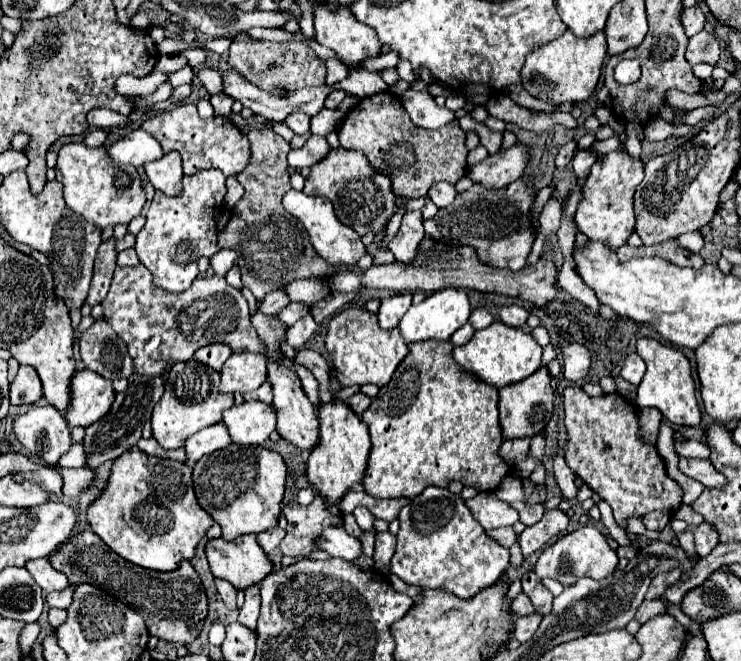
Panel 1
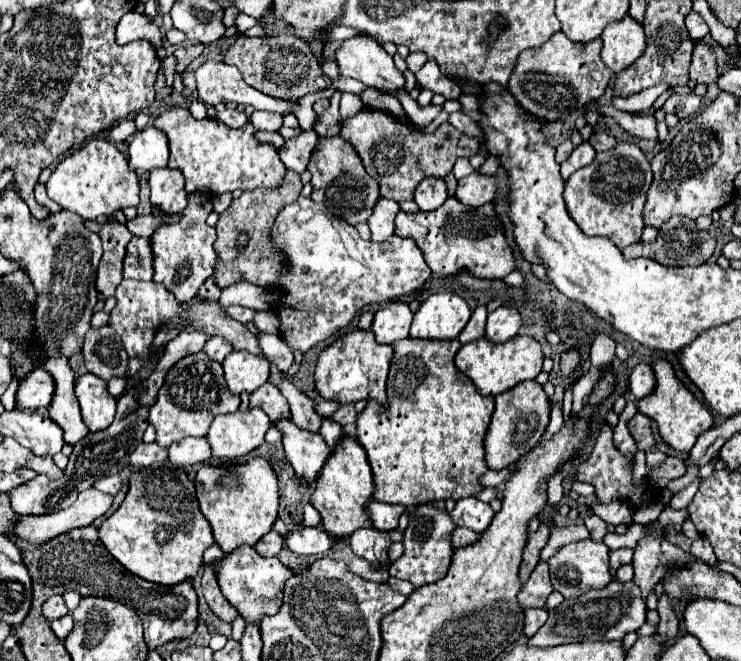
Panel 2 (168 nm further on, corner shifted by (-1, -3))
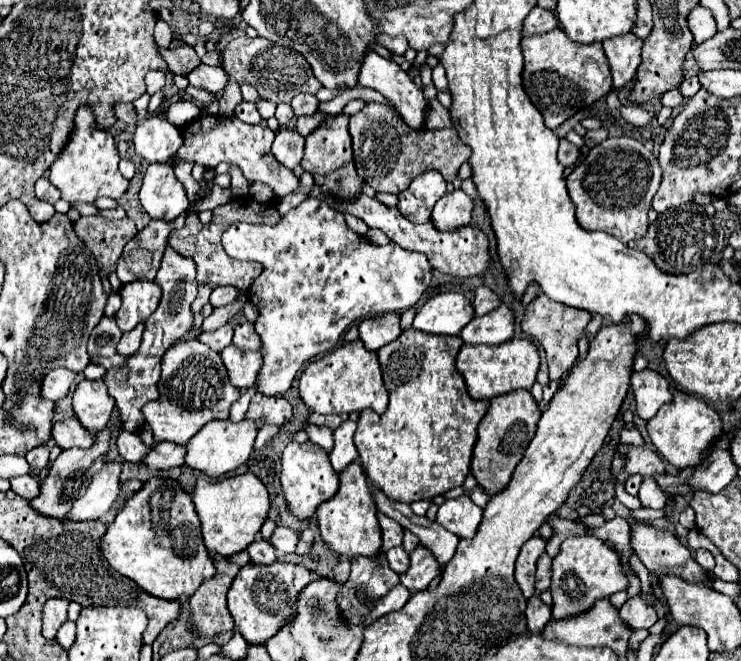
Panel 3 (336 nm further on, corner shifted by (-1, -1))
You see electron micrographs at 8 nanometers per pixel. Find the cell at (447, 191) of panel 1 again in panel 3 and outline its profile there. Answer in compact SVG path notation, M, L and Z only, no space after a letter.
M436 171L416 177L410 187L398 195L396 209L412 223L426 223L436 201L446 193L446 181Z

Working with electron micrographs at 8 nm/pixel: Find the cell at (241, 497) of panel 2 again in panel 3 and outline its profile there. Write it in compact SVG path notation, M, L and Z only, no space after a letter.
M252 473L232 475L218 481L198 479L192 495L192 503L202 523L200 529L202 529L206 549L210 553L218 553L224 557L232 557L234 553L244 551L254 541L270 509L268 491L264 483Z

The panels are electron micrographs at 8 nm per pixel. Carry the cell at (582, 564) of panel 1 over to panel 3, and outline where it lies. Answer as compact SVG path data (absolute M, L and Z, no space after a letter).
M592 535L568 537L562 541L560 553L552 559L552 621L582 615L598 599L608 599L610 595L624 589L628 589L628 577L618 553L608 549Z

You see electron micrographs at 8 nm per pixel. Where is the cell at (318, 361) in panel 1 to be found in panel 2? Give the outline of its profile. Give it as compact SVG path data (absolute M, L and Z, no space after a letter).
M262 333L260 335L260 347L262 347L264 355L270 361L274 361L282 371L290 371L290 367L294 365L294 353L290 351L290 347L284 345L280 335Z

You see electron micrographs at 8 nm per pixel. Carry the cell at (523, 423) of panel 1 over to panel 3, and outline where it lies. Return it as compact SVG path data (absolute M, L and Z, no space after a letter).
M518 389L516 393L506 393L490 399L490 409L478 425L478 441L474 445L470 463L470 473L474 475L478 487L482 487L490 497L508 487L516 465L524 457L528 443L536 433L538 419L540 419L540 409L528 391Z

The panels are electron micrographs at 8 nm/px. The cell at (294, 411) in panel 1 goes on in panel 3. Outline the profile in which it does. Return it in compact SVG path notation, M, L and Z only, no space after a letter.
M288 443L282 453L280 485L282 485L282 495L286 499L288 511L300 521L310 521L310 517L316 513L318 505L336 495L340 479L338 479L338 473L332 469L328 455L324 455L324 451L318 445Z

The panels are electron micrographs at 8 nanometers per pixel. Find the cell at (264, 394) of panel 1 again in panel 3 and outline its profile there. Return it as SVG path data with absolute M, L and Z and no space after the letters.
M254 395L250 401L250 409L246 413L246 419L252 419L256 427L264 425L278 425L282 427L292 419L292 407L284 397L260 397Z

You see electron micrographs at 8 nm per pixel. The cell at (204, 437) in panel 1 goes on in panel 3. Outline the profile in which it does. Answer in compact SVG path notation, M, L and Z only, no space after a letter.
M160 441L152 447L152 451L142 459L148 469L172 469L184 463L184 447L170 443L170 441Z

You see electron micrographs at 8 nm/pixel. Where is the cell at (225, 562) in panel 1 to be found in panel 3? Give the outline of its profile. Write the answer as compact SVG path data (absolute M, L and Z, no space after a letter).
M276 561L272 565L252 565L240 569L232 589L228 591L228 609L234 619L234 631L240 633L248 645L264 645L296 615L296 599L312 581L304 565Z

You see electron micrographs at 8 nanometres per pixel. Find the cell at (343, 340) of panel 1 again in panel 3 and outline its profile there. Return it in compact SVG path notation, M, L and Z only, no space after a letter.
M362 341L344 343L312 361L300 375L298 395L310 411L320 415L338 415L364 409L384 413L388 407L388 391L382 381L378 355L366 351Z

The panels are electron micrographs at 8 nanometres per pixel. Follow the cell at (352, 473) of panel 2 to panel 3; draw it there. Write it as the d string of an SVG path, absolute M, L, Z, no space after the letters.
M350 463L342 473L340 473L340 489L338 493L320 505L316 511L316 521L320 527L320 535L324 543L336 553L344 555L350 561L354 561L358 555L364 557L376 557L380 555L382 549L382 529L378 525L376 517L378 509L372 501L372 491L366 479L366 473L362 471L360 463Z

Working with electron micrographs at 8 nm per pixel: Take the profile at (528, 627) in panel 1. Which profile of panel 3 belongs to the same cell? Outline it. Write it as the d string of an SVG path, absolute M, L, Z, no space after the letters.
M530 597L528 599L528 607L526 607L526 621L528 621L528 629L532 633L540 633L546 623L550 621L550 607L546 603L542 603L540 597Z

